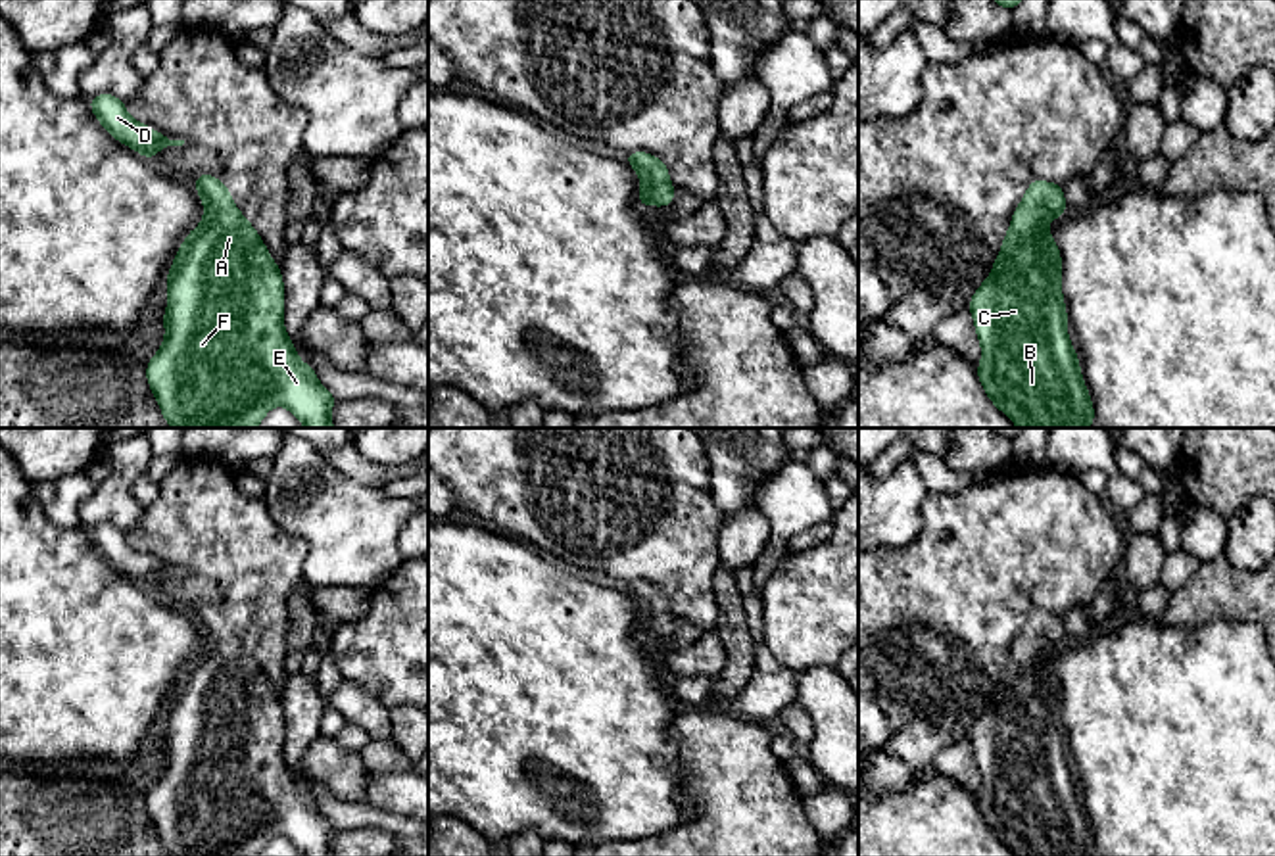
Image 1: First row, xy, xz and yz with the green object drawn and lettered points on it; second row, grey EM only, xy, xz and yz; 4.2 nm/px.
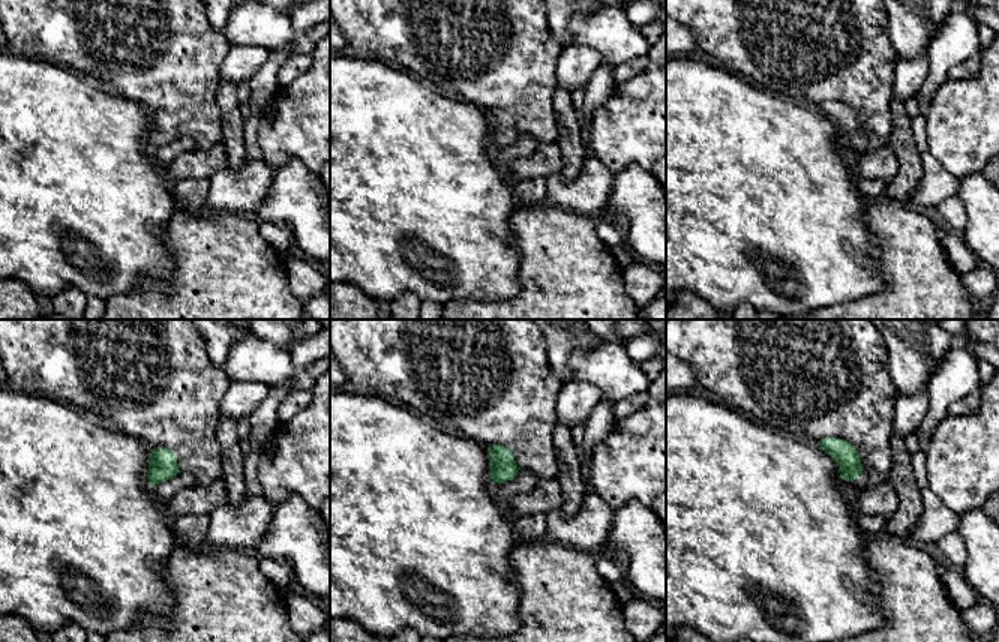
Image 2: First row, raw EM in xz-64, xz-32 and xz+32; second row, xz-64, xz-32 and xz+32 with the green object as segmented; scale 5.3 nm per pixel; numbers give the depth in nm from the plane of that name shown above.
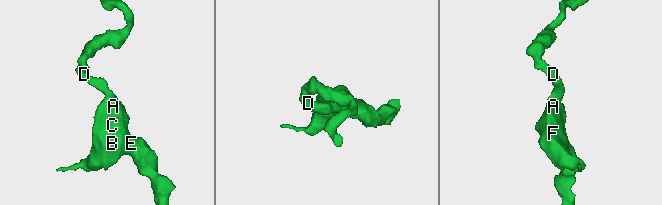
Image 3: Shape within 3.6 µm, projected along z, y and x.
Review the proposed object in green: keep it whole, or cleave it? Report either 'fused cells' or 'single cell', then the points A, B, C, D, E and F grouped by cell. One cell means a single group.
single cell; groups A B C D E F

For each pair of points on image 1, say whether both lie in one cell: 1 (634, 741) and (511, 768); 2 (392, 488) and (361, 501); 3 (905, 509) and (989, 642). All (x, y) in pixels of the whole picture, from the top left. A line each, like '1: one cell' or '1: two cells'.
1: one cell
2: two cells
3: two cells

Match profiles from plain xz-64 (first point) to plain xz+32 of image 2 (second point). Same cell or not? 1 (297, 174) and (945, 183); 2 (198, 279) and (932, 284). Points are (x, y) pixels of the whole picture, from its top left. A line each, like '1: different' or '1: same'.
1: different
2: same

